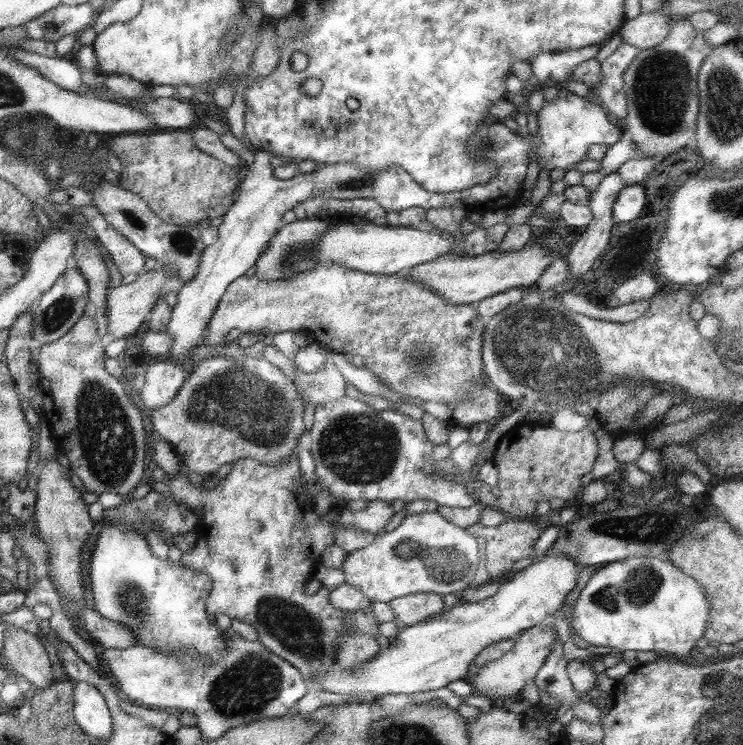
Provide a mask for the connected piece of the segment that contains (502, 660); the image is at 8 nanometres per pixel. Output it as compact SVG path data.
M552 624L538 625L522 630L514 639L513 646L503 656L484 663L469 682L473 688L479 690L481 696L491 700L494 705L502 702L505 697L513 696L514 694L519 697L519 692L523 686L533 683L537 670L539 670L545 657L553 648L554 640L558 640L558 638Z

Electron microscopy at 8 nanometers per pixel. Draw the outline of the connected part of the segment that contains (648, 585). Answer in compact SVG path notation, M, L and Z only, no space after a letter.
M630 556L597 567L580 590L571 609L571 626L581 640L593 646L607 646L620 652L656 652L664 658L682 660L688 659L689 651L703 636L709 609L702 586L671 562L653 557Z

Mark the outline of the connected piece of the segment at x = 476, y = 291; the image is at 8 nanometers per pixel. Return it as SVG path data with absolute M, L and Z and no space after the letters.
M537 244L516 251L495 249L479 255L456 255L449 252L435 260L407 268L401 274L428 286L432 293L443 297L444 301L458 305L473 305L504 290L515 288L527 290L534 287L536 280L553 262L555 256L560 254L552 253Z

